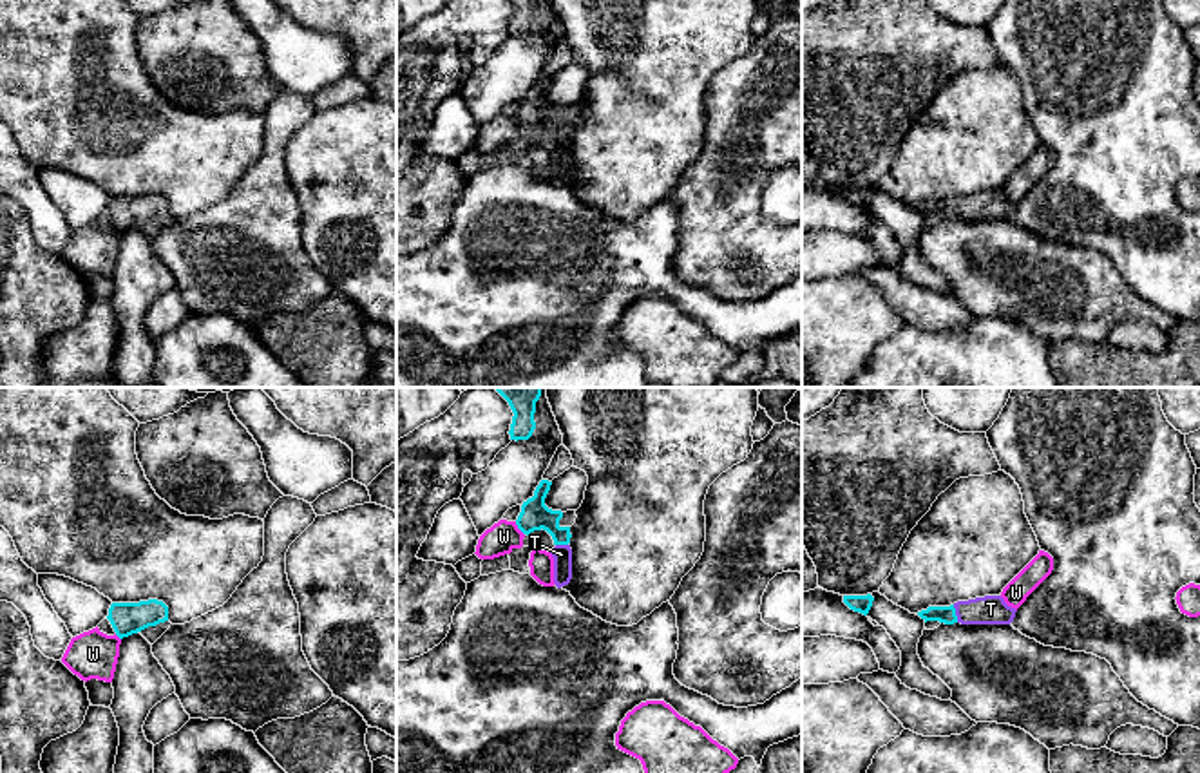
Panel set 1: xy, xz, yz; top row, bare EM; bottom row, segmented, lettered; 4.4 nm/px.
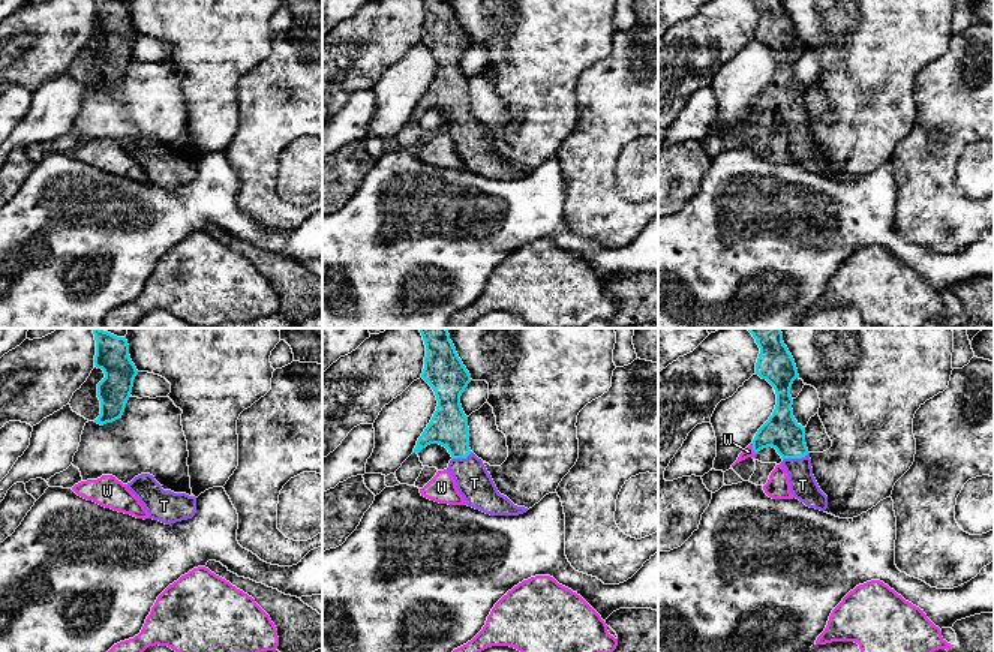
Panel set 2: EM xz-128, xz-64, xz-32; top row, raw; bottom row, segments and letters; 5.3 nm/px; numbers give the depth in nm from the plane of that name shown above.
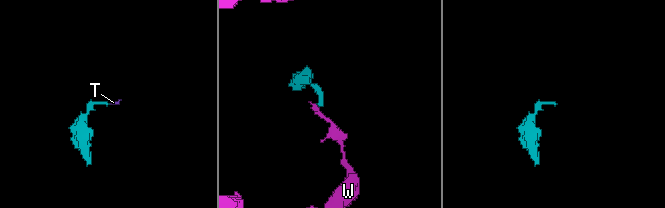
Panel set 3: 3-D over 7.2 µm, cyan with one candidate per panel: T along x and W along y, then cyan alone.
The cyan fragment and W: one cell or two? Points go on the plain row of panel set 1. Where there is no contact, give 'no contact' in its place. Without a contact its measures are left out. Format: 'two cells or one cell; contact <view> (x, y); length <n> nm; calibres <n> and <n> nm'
two cells; contact xz (518, 122); length 80 nm; calibres 130 and 140 nm

